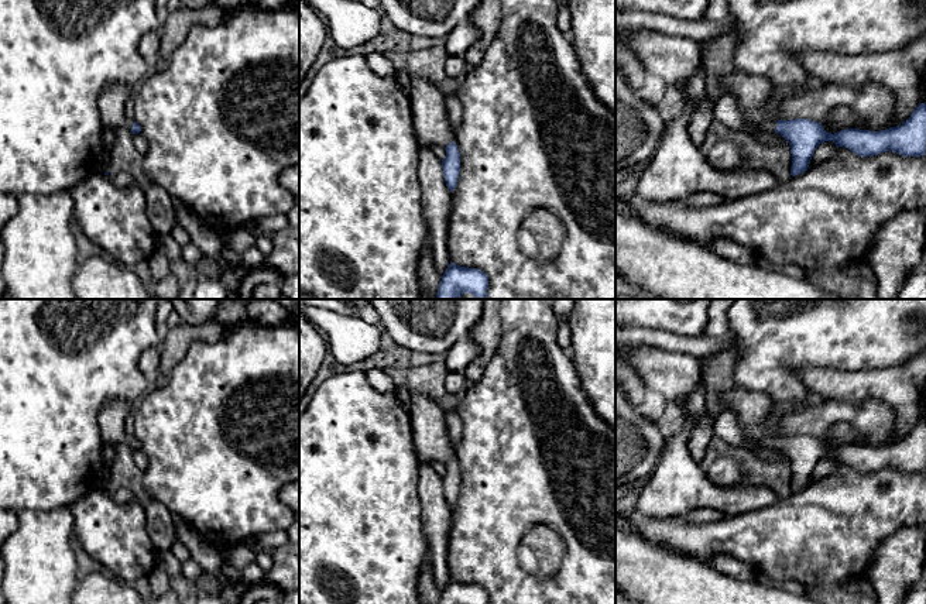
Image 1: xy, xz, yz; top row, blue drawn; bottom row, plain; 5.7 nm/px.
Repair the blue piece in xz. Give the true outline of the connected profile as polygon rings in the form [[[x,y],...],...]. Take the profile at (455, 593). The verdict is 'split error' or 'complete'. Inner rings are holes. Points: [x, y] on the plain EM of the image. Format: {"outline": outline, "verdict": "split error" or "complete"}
{"outline": [[[450,577],[439,604],[488,604],[488,593],[484,587],[460,583]]], "verdict": "complete"}

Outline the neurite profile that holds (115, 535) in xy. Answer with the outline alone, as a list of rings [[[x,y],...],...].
[[[93,490],[71,507],[73,536],[83,550],[123,583],[157,566],[157,548],[147,533],[145,511],[136,500],[117,504],[109,491]]]

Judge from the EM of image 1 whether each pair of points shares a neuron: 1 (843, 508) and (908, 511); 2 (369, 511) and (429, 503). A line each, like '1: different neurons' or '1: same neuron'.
1: same neuron
2: different neurons

